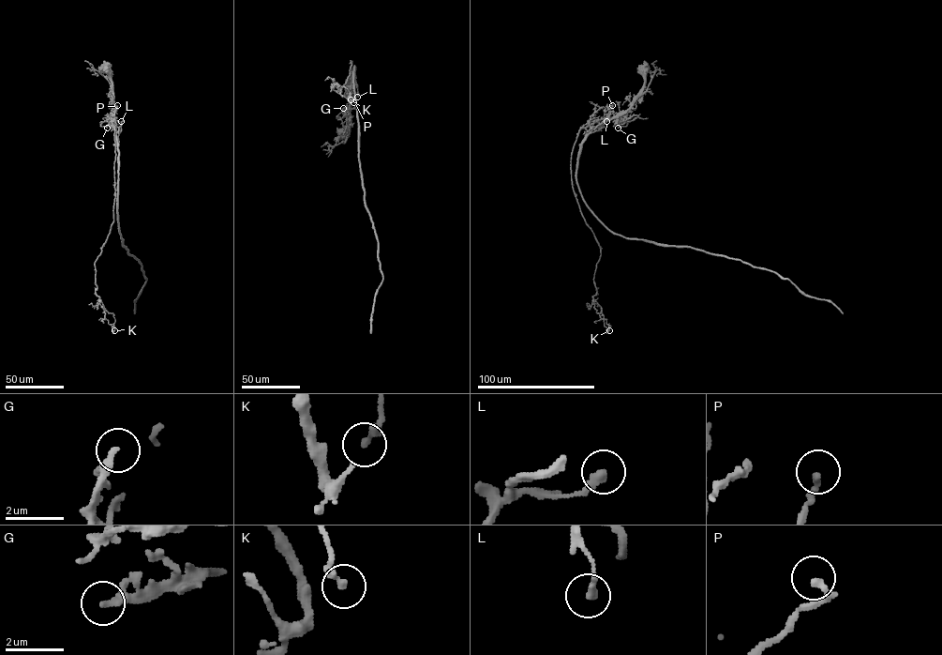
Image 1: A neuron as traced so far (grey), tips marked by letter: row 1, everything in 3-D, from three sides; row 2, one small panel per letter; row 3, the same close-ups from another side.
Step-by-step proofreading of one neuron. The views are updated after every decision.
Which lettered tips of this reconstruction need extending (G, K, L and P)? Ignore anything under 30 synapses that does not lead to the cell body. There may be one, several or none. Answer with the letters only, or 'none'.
none

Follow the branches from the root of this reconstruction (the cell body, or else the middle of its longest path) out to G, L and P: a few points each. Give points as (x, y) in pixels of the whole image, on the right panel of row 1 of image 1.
G: (577, 182), (577, 163), (583, 139), (618, 114), (624, 120), (638, 116), (626, 126), (618, 128)
L: (577, 182), (577, 163), (582, 144), (597, 126), (606, 121)
P: (577, 182), (578, 155), (581, 141), (591, 129), (590, 116), (600, 108), (604, 107), (605, 112), (612, 105)

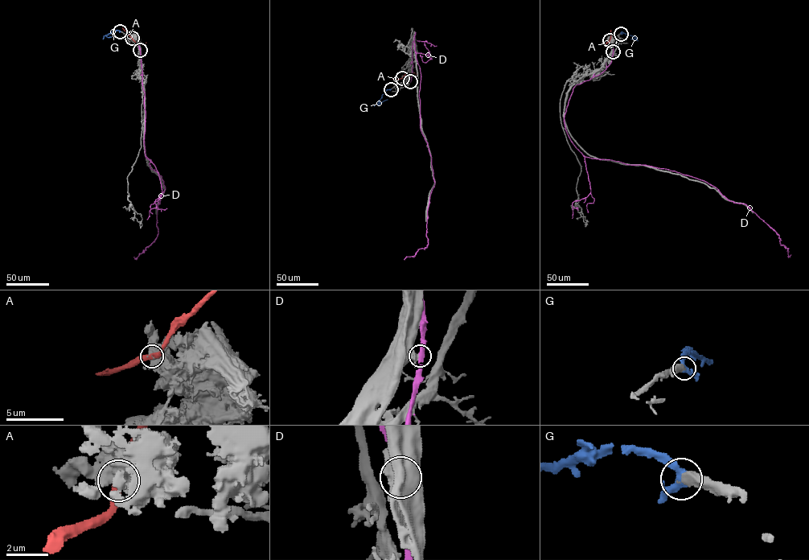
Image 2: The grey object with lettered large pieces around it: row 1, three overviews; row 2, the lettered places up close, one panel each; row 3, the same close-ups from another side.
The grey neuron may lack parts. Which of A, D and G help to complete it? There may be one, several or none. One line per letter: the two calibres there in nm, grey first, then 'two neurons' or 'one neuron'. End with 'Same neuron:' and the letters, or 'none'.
A: 700/360 nm | two neurons
D: 650/320 nm | two neurons
G: 480/340 nm | one neuron
Same neuron: G

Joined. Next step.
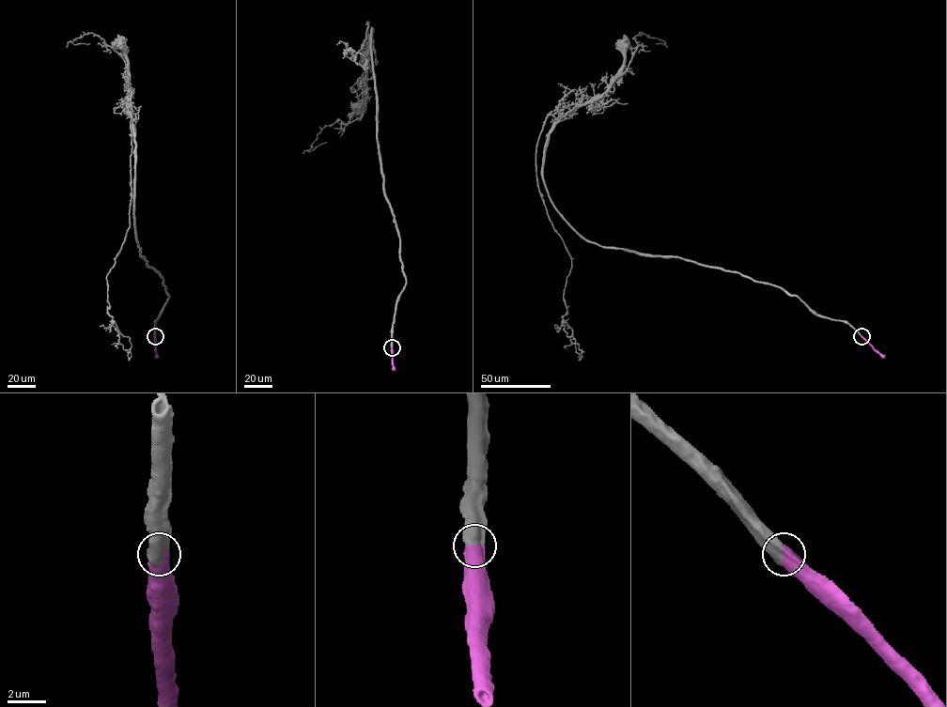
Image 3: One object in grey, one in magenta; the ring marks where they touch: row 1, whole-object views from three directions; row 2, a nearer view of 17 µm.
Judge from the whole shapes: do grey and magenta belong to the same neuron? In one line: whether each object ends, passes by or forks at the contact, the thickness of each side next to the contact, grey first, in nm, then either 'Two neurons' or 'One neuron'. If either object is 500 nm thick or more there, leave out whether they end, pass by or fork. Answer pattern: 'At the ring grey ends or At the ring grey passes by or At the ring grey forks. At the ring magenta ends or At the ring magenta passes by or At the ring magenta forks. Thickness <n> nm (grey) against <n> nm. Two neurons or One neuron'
Thickness 750 nm (grey) against 700 nm. One neuron

